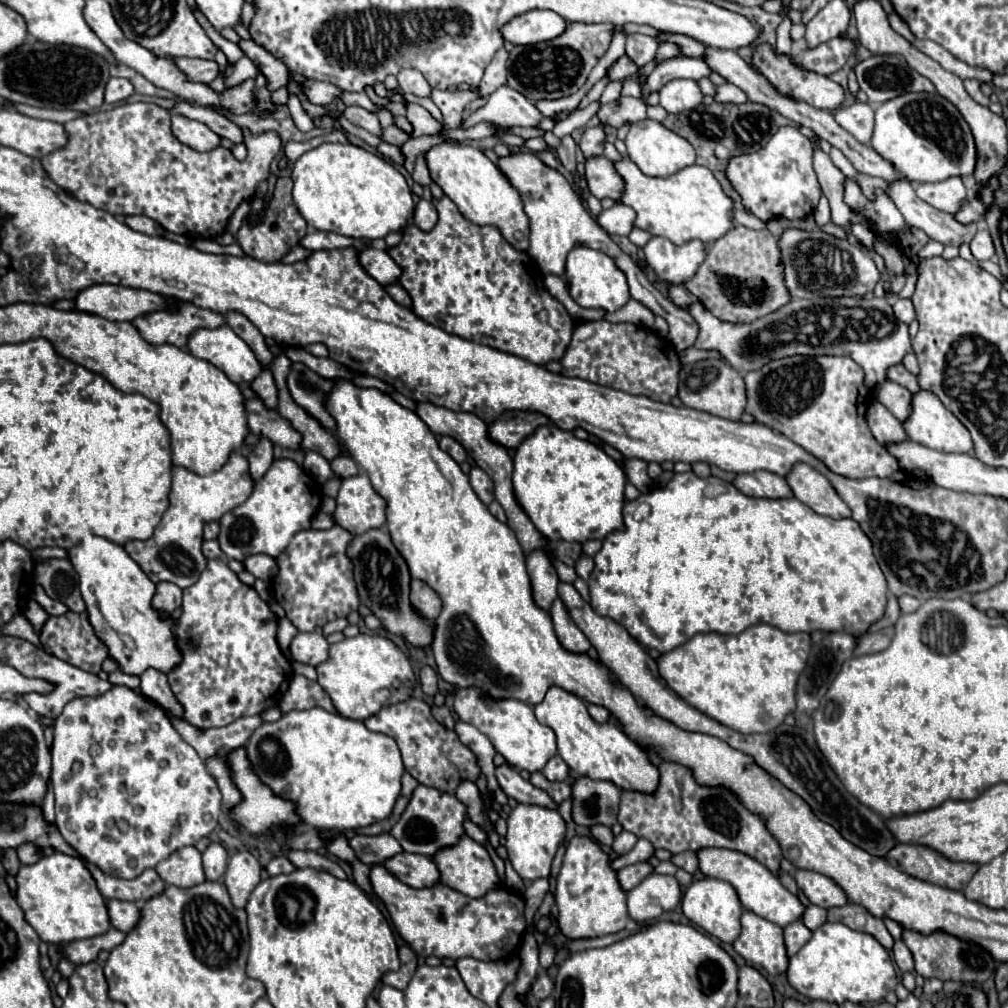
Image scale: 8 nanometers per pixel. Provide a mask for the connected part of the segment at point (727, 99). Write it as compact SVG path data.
M723 83L723 85L719 85L713 97L715 97L715 101L719 101L719 103L743 103L743 101L747 101L747 95L745 95L739 87L735 87L733 83Z

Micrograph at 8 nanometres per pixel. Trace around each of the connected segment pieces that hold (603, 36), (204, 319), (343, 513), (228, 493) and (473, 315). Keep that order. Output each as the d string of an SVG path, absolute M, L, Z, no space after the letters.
M569 23L567 29L551 39L529 47L513 47L507 61L507 83L515 91L523 93L531 101L539 99L561 99L577 93L587 81L591 69L599 57L605 55L611 43L613 25L585 25Z
M181 301L179 309L169 313L169 311L155 311L141 315L133 319L133 325L141 333L145 341L151 345L175 345L175 347L185 347L187 337L199 329L199 327L221 327L225 323L223 315L199 309L191 303Z
M367 475L343 479L333 519L353 535L363 535L385 523L385 501L375 493Z
M231 453L227 465L213 475L197 475L185 467L173 467L173 485L169 493L169 509L163 513L149 541L129 541L125 551L141 565L141 569L151 577L151 581L169 581L179 587L193 585L203 569L207 567L207 557L201 551L203 528L207 521L219 521L233 507L241 505L253 493L255 481L249 473L249 461L241 453Z
M449 197L437 201L439 221L425 233L415 225L403 229L399 245L389 247L387 253L401 267L399 285L411 295L411 311L431 325L439 325L447 333L467 337L469 341L483 341L493 349L515 353L535 365L559 361L571 341L573 319L567 309L549 295L543 293L543 277L535 261L525 253L509 245L495 225L477 225L465 219Z

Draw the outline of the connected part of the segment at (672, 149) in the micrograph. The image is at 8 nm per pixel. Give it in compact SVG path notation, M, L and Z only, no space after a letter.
M645 119L645 121L637 121L635 125L631 125L625 137L625 145L627 145L627 153L631 161L645 175L651 175L651 177L669 177L671 173L695 163L695 149L691 147L691 143L679 137L677 133L669 131L663 123L655 119Z

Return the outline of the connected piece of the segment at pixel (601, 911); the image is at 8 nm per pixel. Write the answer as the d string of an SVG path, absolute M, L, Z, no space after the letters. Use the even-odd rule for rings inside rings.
M573 837L567 843L563 865L557 875L555 903L559 907L559 929L569 941L611 935L625 929L629 923L625 893L619 889L615 871L609 867L609 857L587 837Z

